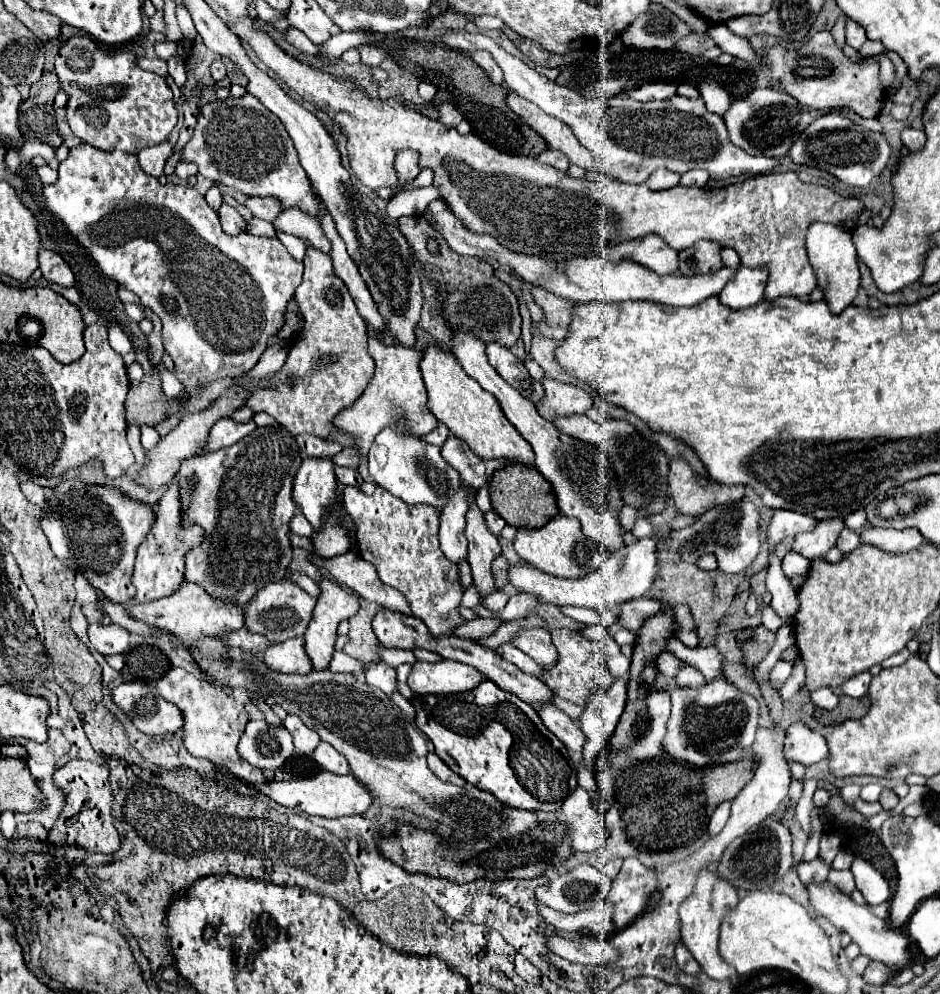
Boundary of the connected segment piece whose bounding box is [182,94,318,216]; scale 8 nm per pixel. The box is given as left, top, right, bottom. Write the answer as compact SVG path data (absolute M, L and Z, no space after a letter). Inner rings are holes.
M246 94L242 98L212 100L206 106L202 106L200 114L198 114L198 124L196 124L194 136L184 146L182 160L194 162L198 166L198 172L202 176L210 178L212 182L232 186L248 196L276 196L284 208L300 206L310 216L316 216L318 202L310 194L308 176L300 166L298 154L294 150L294 144L292 144L288 132L284 130L282 122L266 106L262 106L262 102L258 102L258 98L254 98L252 94Z

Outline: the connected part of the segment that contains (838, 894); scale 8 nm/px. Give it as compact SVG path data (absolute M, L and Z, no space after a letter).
M828 880L820 882L820 884L810 884L810 886L806 886L806 890L808 890L810 906L814 908L814 912L818 916L826 918L830 924L840 928L842 932L846 932L852 938L852 942L856 942L860 946L862 954L870 956L872 960L880 960L890 968L900 968L900 966L906 966L912 962L912 954L908 952L910 938L904 930L892 930L886 920L880 920L874 914L870 914L866 910L866 906L858 906L848 894L842 894L842 890L838 890Z

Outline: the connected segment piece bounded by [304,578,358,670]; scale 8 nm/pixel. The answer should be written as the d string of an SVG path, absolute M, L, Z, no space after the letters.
M320 578L318 582L320 586L320 596L318 596L318 604L314 608L314 618L304 634L304 642L306 642L306 654L310 656L312 664L314 664L314 670L326 670L330 666L330 660L332 660L332 654L334 654L334 642L336 642L336 628L342 620L346 618L352 618L356 612L358 612L358 600L356 596L348 594L338 582L334 580L324 580Z

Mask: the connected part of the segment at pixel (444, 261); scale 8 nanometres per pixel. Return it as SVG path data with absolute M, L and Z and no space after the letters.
M420 214L398 218L398 230L404 234L414 256L422 264L420 270L424 278L432 282L438 312L448 328L452 328L454 332L466 328L484 344L498 342L506 348L516 344L522 326L518 298L506 282L494 276L494 268L488 262L472 256L460 256L450 250L450 246L446 246L446 240Z

